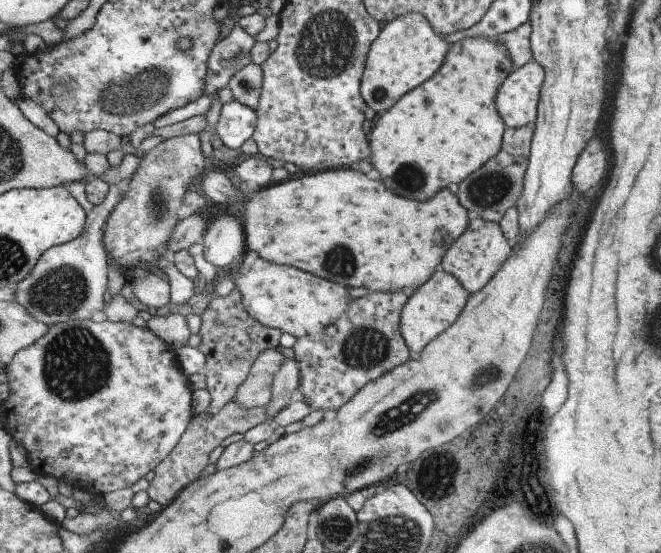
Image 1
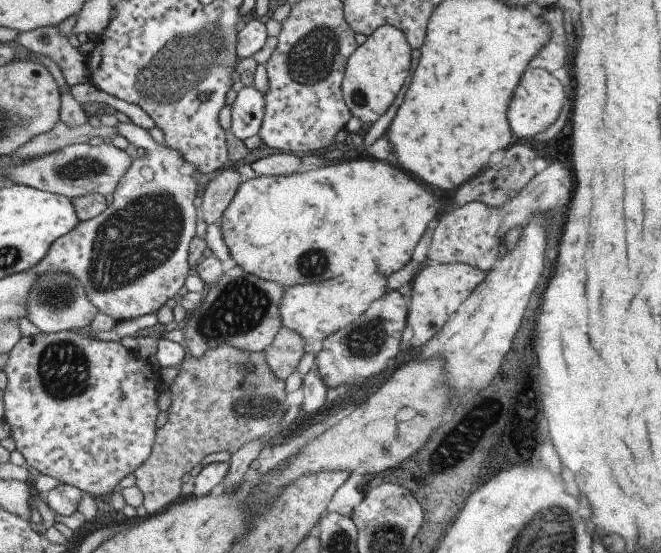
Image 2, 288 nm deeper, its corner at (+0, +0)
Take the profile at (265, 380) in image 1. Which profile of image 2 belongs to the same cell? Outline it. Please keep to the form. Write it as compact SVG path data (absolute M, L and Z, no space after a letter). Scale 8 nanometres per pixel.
M285 326L279 330L275 342L271 344L271 348L267 348L267 360L281 380L287 382L291 374L297 372L297 366L305 354L305 344L309 342L301 332Z

